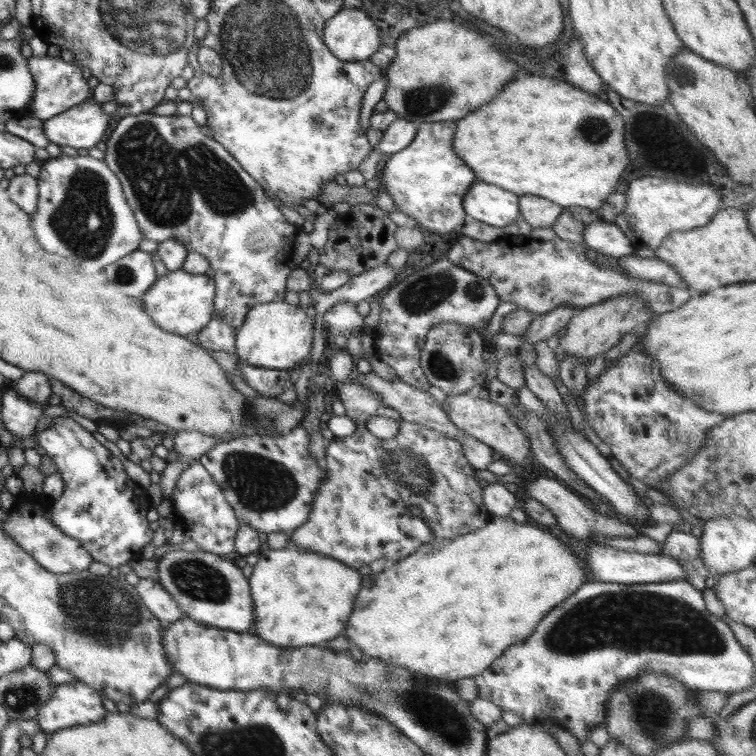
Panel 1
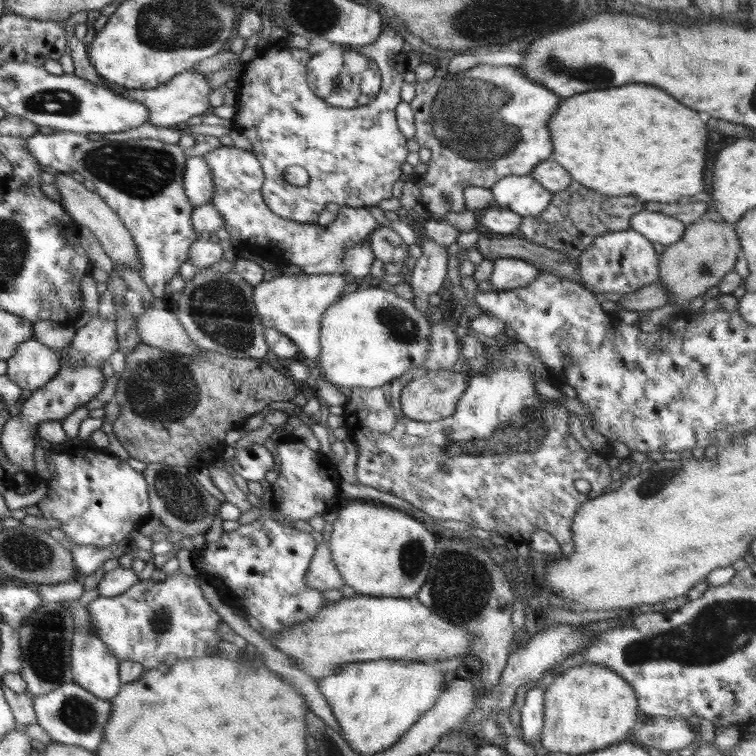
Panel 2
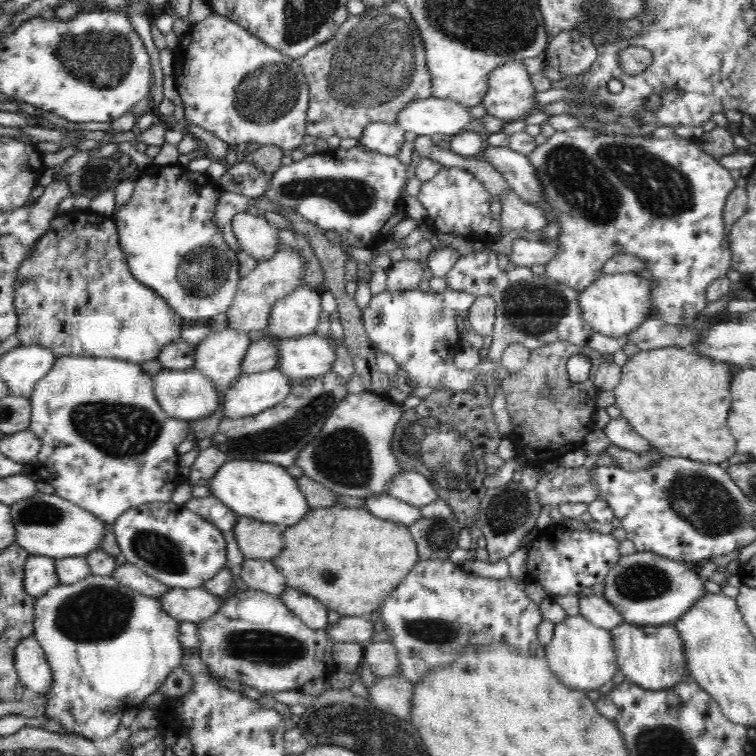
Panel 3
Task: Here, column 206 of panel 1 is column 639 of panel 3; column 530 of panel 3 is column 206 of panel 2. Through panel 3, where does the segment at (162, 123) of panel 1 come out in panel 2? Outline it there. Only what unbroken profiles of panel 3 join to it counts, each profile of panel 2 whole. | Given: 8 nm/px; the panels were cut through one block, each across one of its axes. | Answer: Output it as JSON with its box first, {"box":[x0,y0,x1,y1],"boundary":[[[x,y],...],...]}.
{"box":[205,146,380,275],"boundary":[[[220,146],[212,152],[205,155],[206,163],[210,167],[214,176],[214,194],[211,203],[213,207],[221,214],[223,227],[230,234],[231,245],[238,252],[242,248],[260,248],[268,246],[271,250],[271,256],[278,259],[282,264],[295,265],[302,270],[303,273],[309,275],[315,274],[332,274],[339,272],[342,265],[342,257],[344,251],[359,242],[363,242],[366,238],[380,225],[365,209],[352,208],[350,206],[342,206],[339,210],[334,222],[329,225],[321,225],[320,223],[299,223],[274,214],[262,197],[262,186],[265,180],[263,168],[253,153],[246,152],[234,146]]]}

